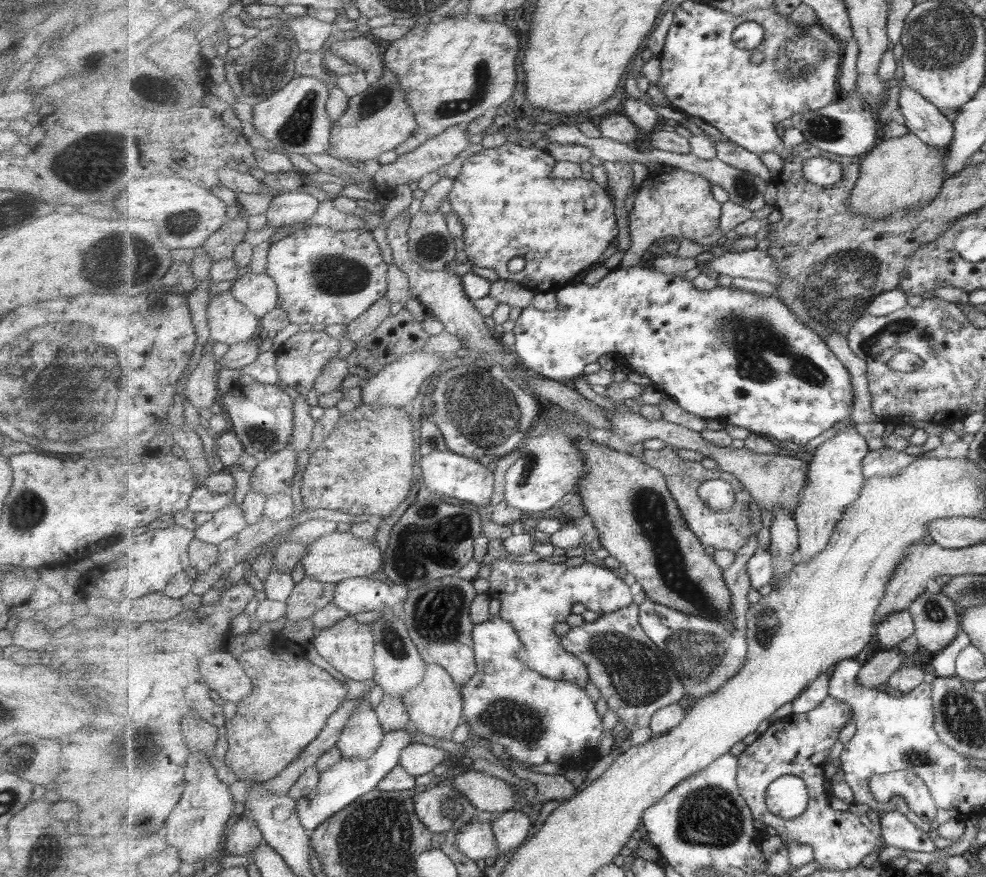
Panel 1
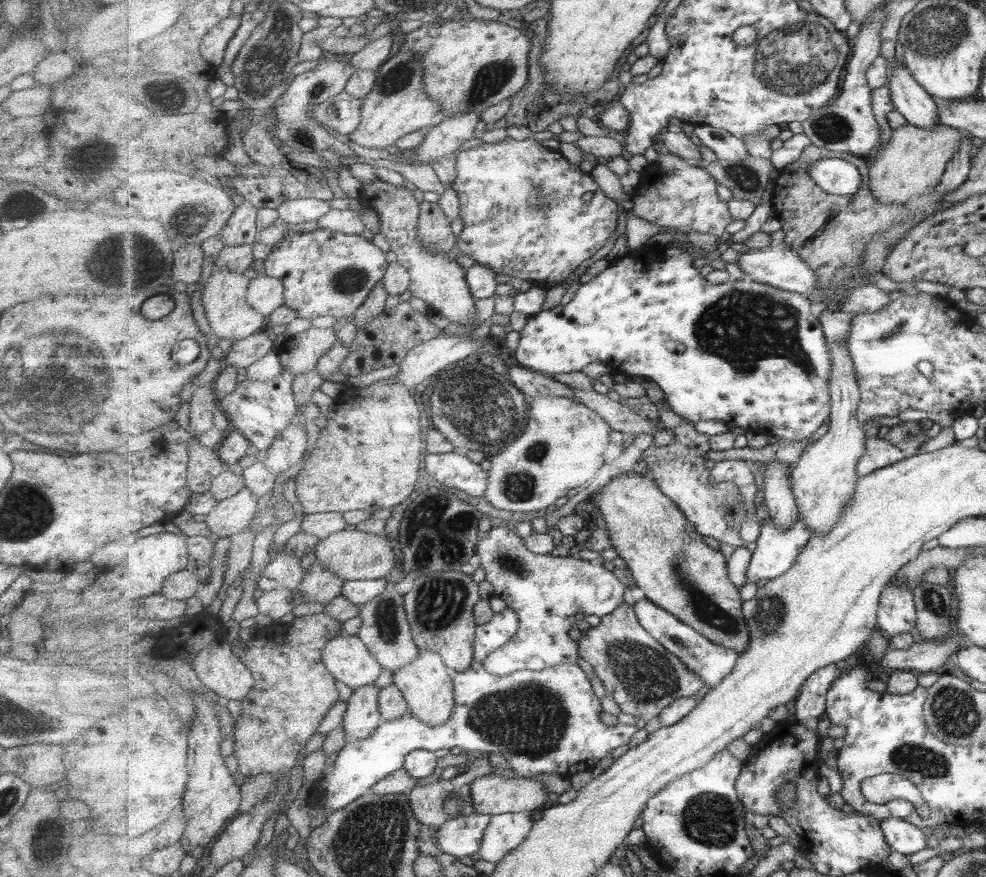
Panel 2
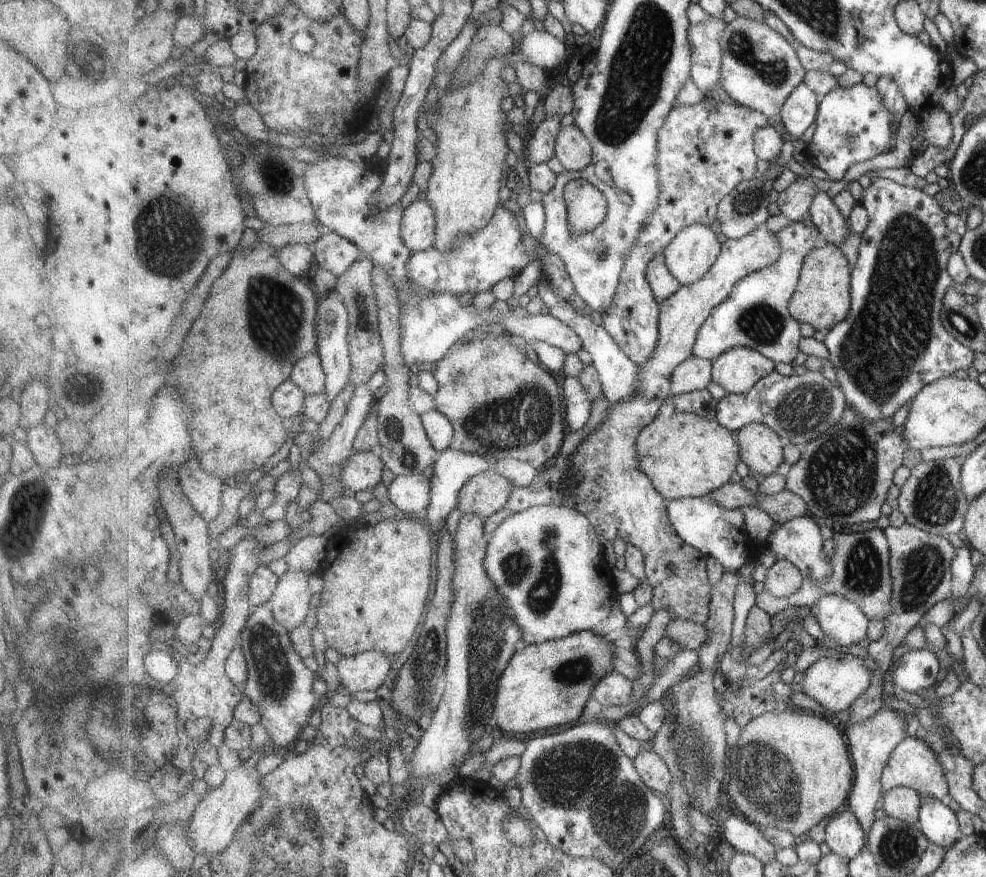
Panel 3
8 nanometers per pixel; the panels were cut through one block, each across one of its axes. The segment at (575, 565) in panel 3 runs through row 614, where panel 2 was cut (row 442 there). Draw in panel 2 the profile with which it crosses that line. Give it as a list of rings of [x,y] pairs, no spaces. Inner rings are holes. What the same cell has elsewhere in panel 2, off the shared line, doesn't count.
[[[547,395],[530,398],[529,426],[523,435],[501,453],[488,456],[491,462],[488,492],[484,497],[502,514],[536,514],[554,506],[569,490],[583,486],[605,464],[605,450],[613,431],[596,411],[572,399]]]

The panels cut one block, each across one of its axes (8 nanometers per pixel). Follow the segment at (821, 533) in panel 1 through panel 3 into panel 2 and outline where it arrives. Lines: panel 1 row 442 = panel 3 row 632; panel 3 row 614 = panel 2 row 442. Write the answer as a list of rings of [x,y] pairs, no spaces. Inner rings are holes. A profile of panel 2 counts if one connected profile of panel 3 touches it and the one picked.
[[[846,342],[828,343],[831,354],[831,379],[829,392],[832,398],[832,416],[828,432],[807,446],[801,460],[791,474],[793,495],[799,505],[800,519],[812,530],[813,534],[825,536],[840,521],[841,513],[853,501],[858,475],[858,464],[866,453],[865,430],[862,421],[857,418],[861,392],[856,376],[854,360]]]

